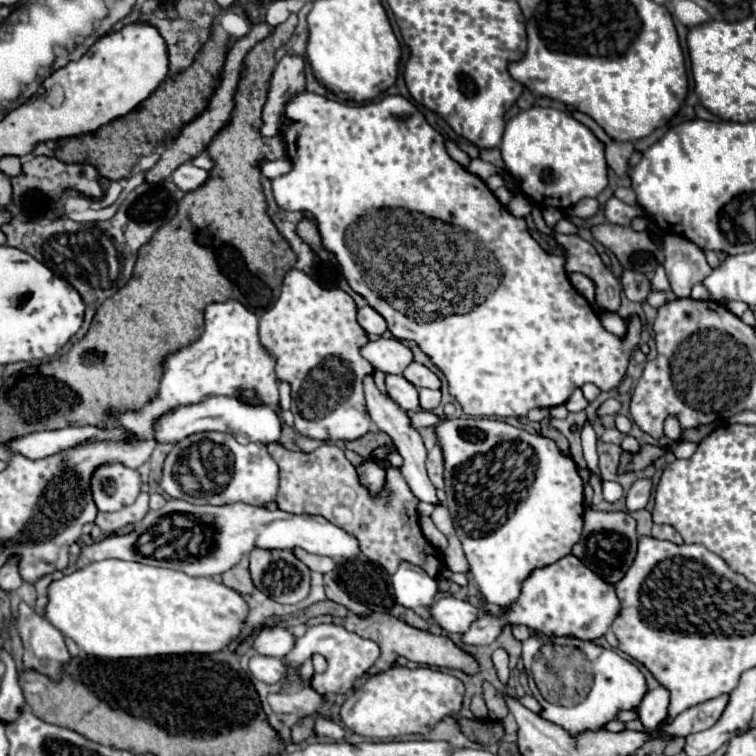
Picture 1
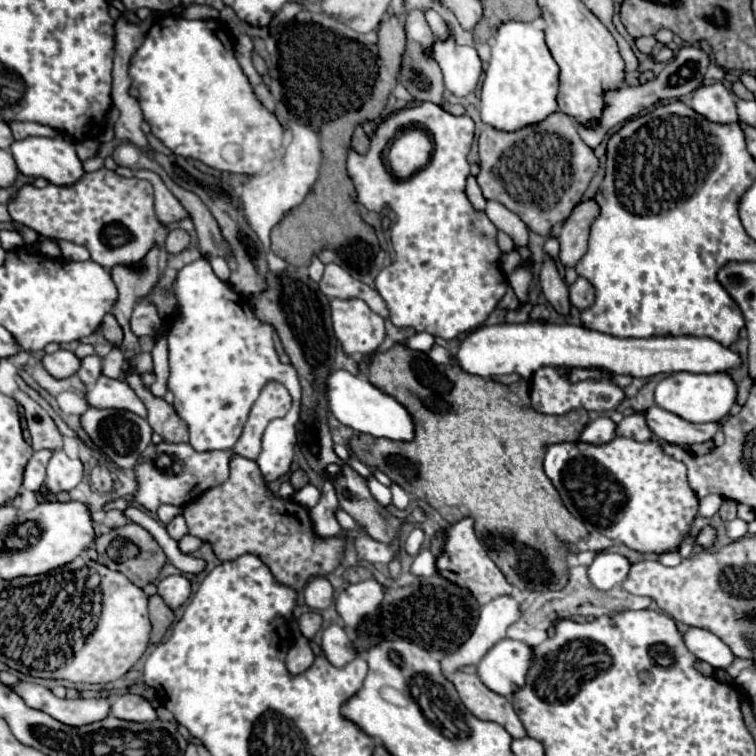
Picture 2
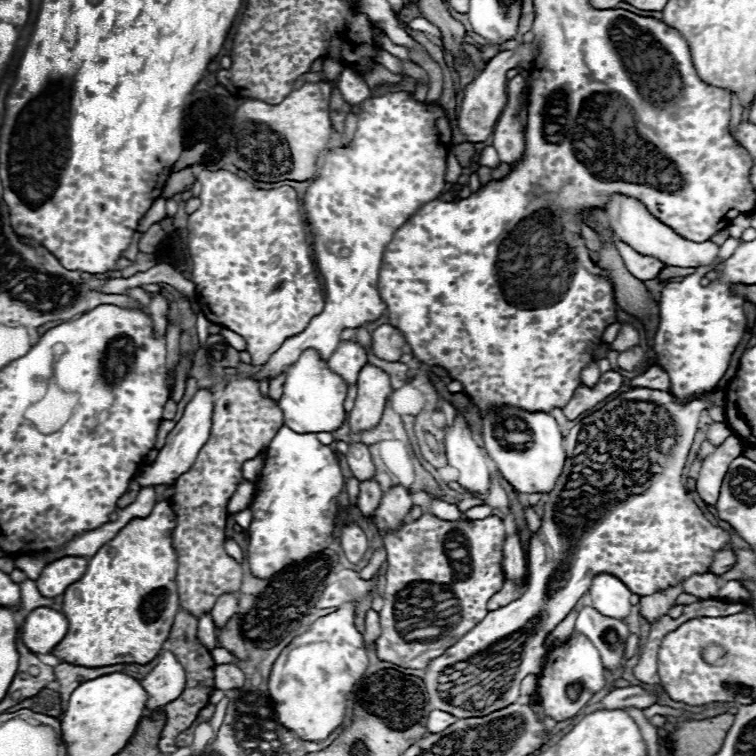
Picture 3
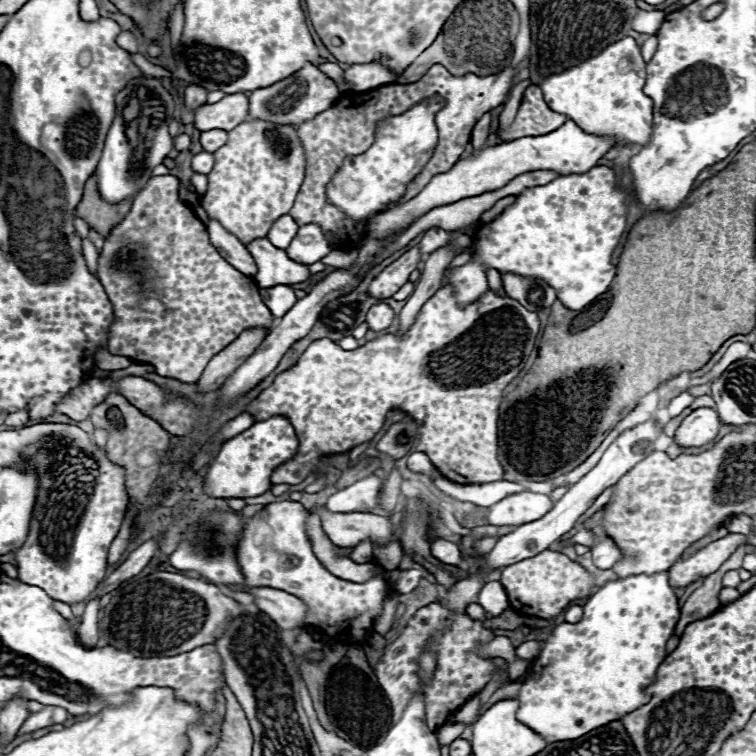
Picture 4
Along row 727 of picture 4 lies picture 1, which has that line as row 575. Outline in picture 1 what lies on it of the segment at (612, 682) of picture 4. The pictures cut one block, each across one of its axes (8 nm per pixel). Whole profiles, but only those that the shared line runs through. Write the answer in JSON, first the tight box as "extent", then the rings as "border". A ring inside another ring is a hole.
{"extent":[462,554,620,644],"border":[[[568,554],[554,564],[548,564],[544,568],[532,570],[532,574],[524,580],[524,586],[520,590],[520,598],[512,602],[512,606],[506,608],[504,614],[484,614],[480,616],[466,634],[462,634],[462,640],[466,644],[492,644],[506,626],[526,626],[532,632],[540,632],[550,636],[574,636],[580,640],[596,640],[602,638],[612,622],[616,620],[616,614],[620,614],[620,598],[616,598],[616,590],[612,584],[604,582],[600,574],[594,570],[588,570],[580,558],[574,554]]]}

